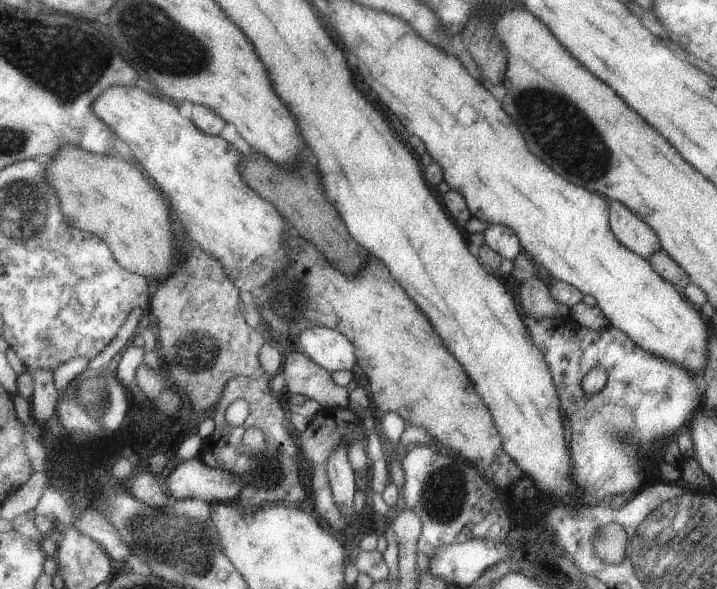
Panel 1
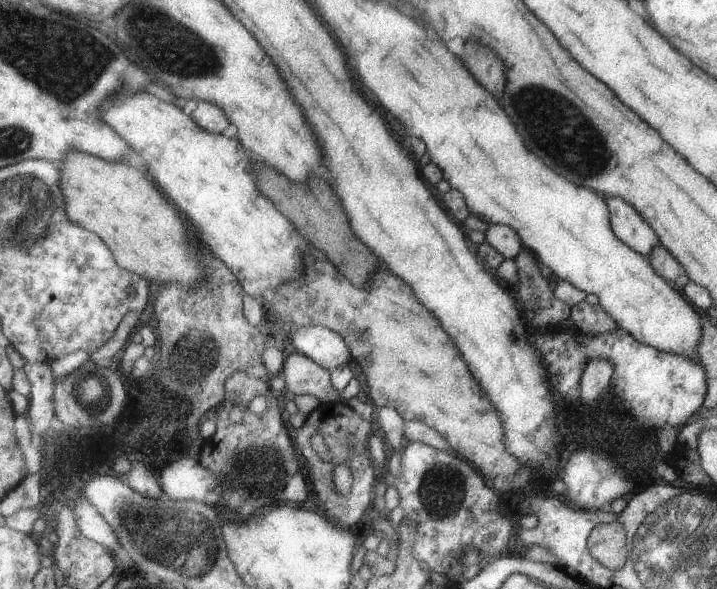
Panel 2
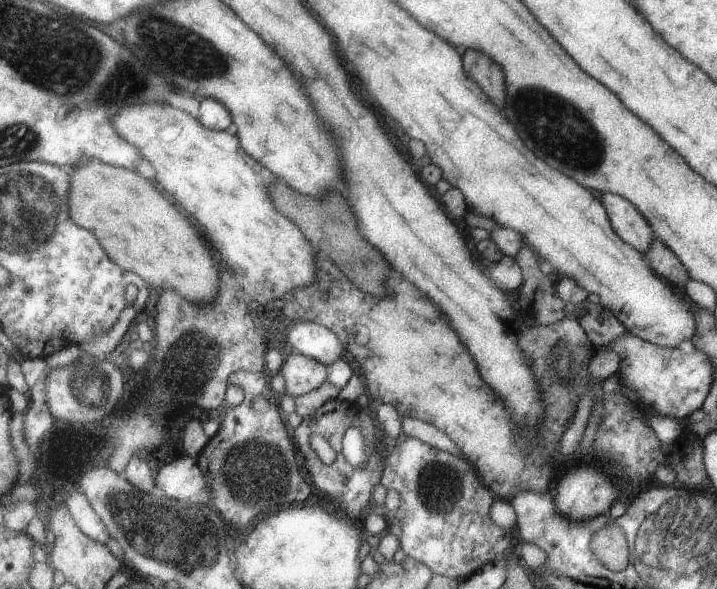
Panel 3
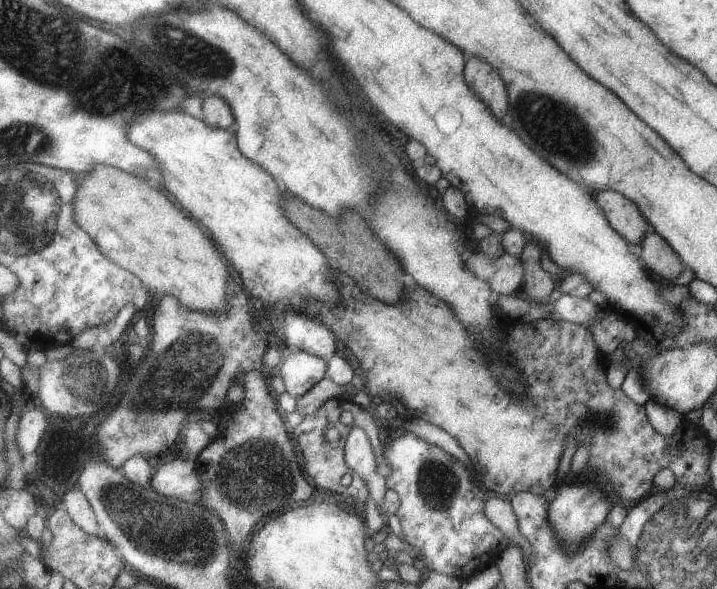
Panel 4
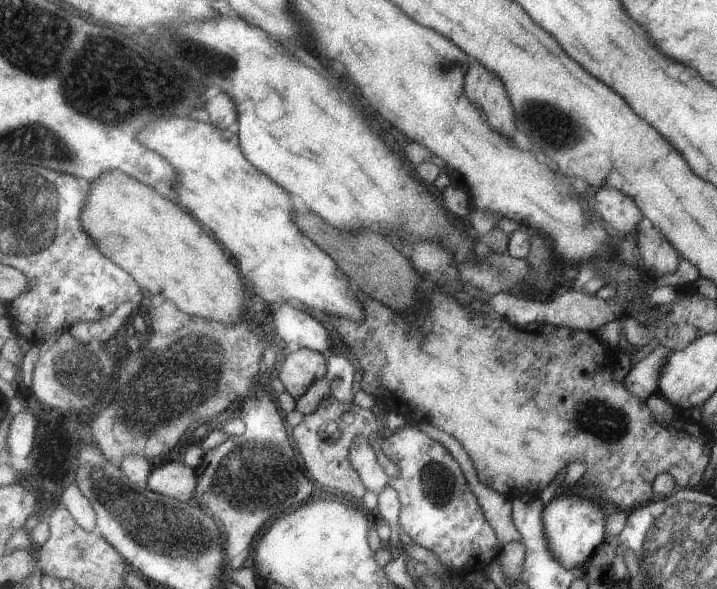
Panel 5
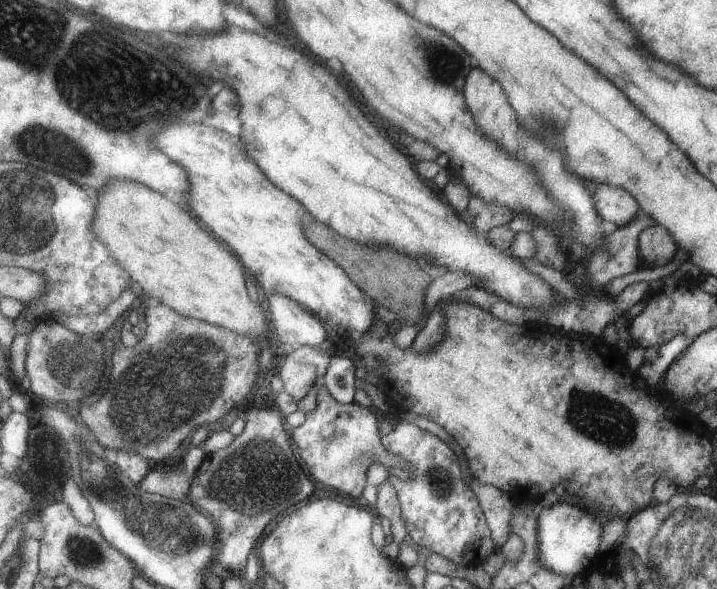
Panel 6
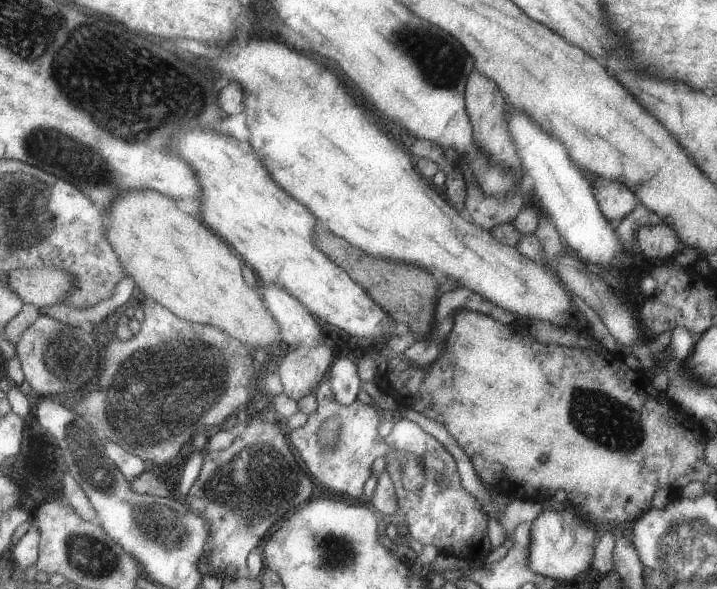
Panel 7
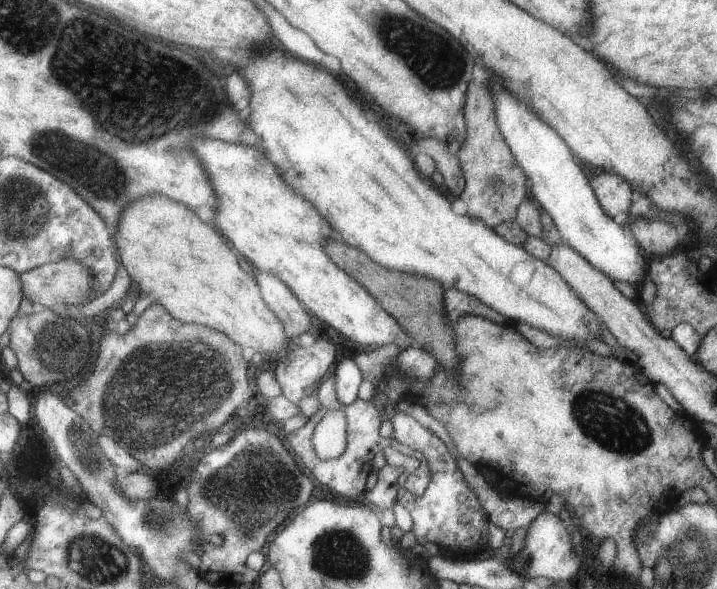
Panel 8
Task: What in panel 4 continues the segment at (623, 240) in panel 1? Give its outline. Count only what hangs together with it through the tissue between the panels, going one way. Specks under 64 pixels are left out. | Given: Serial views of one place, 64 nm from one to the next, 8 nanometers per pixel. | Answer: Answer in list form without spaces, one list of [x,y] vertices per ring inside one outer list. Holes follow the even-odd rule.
[[[609,190],[599,192],[595,200],[601,206],[612,229],[627,242],[639,245],[645,233],[649,232],[650,226],[637,206],[633,206],[633,202],[629,202],[625,196]]]

